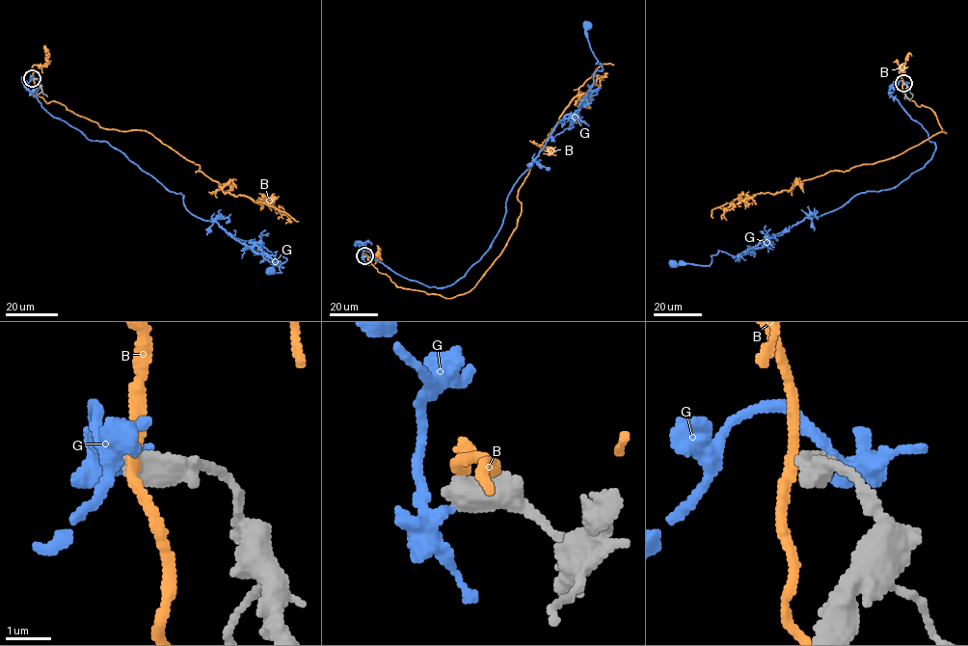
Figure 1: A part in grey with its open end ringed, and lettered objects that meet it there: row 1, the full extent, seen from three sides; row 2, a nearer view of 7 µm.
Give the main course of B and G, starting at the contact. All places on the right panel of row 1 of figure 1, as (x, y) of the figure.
B: (902, 83), (902, 93), (928, 107), (946, 132), (873, 164), (736, 199), (713, 208), (712, 217)
G: (904, 83), (890, 93), (935, 143), (923, 168), (744, 255), (718, 250), (709, 265), (672, 263)

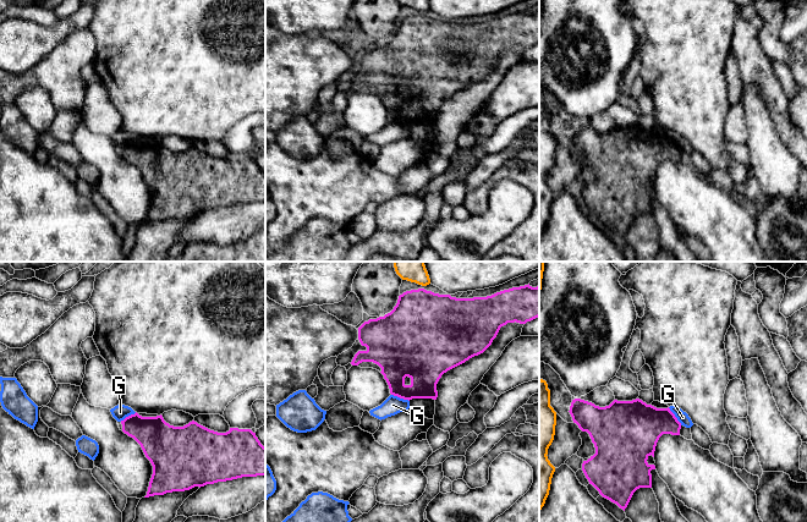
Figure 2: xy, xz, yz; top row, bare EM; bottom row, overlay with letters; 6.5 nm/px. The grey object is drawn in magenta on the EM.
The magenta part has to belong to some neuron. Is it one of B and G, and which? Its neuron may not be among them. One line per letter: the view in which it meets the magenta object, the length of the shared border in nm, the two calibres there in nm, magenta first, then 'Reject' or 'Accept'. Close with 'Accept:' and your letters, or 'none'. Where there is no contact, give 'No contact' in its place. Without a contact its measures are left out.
B: No contact. Reject
G: Touches magenta in xz. Shared border 130 nm. Thickness 260 nm (magenta) against 120 nm. Reject
Accept: none

